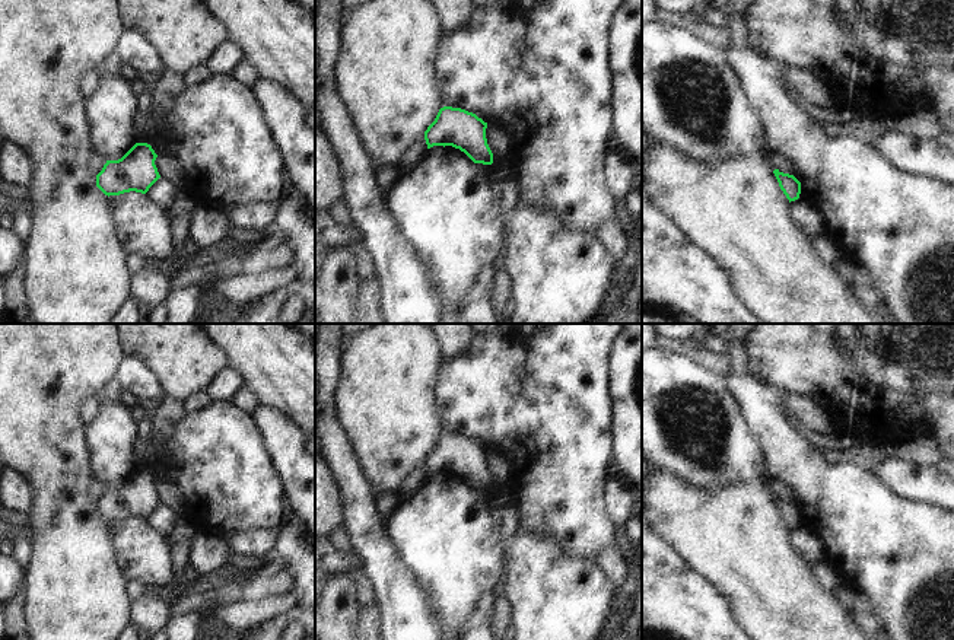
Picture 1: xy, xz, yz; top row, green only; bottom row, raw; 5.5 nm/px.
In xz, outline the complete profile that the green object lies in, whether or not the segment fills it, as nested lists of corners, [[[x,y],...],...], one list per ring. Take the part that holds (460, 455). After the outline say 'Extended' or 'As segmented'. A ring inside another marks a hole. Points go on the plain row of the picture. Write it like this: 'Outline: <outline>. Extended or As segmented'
Outline: [[[443,433],[424,458],[427,475],[452,472],[474,490],[492,491],[493,480],[486,465],[487,449],[461,434]]]. As segmented

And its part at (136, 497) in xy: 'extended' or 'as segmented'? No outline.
as segmented

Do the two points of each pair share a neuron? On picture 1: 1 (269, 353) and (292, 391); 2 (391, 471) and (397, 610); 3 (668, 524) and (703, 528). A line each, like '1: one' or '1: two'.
1: one
2: two
3: one

